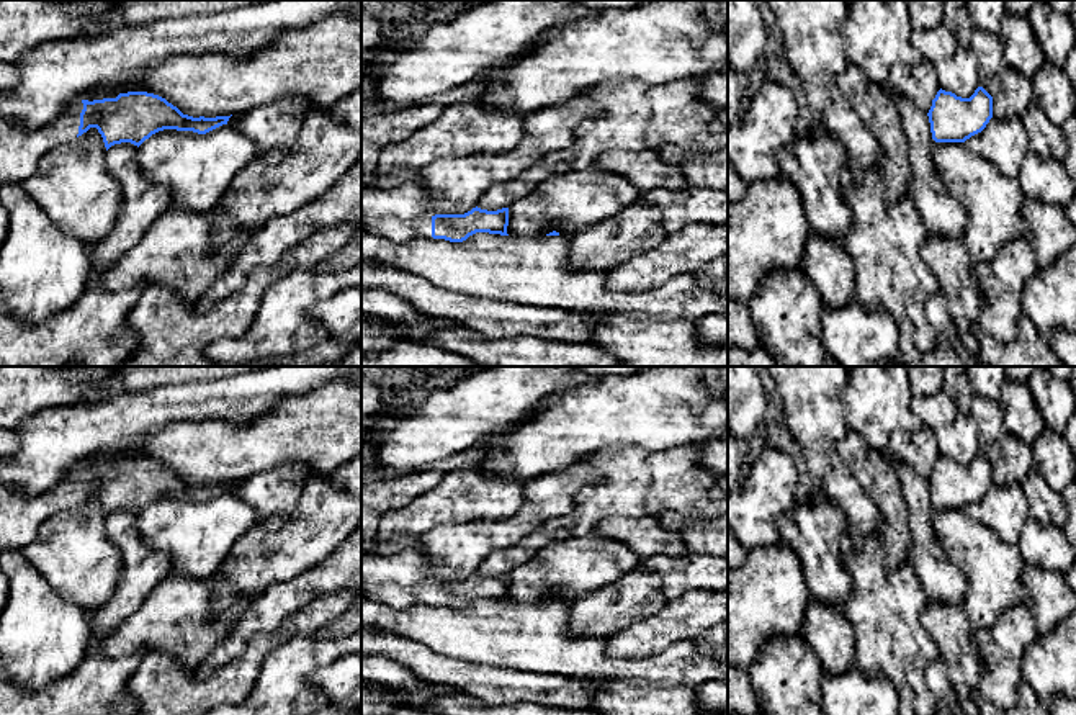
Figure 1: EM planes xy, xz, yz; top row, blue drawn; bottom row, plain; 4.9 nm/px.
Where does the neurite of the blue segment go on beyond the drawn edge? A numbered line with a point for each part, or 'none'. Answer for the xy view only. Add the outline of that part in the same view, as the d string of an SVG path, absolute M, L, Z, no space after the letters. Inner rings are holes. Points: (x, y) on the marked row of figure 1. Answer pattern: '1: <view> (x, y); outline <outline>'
1: xy (20, 149); outline M77 100L56 121L36 129L0 119L0 185L21 183L36 172L43 155L72 142L78 134L82 110L83 103Z

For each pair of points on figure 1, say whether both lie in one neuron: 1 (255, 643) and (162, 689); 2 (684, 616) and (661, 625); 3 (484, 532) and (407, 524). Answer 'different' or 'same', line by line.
1: same
2: same
3: different

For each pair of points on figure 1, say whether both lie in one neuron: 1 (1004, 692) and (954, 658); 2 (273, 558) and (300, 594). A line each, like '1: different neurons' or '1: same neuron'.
1: different neurons
2: different neurons

